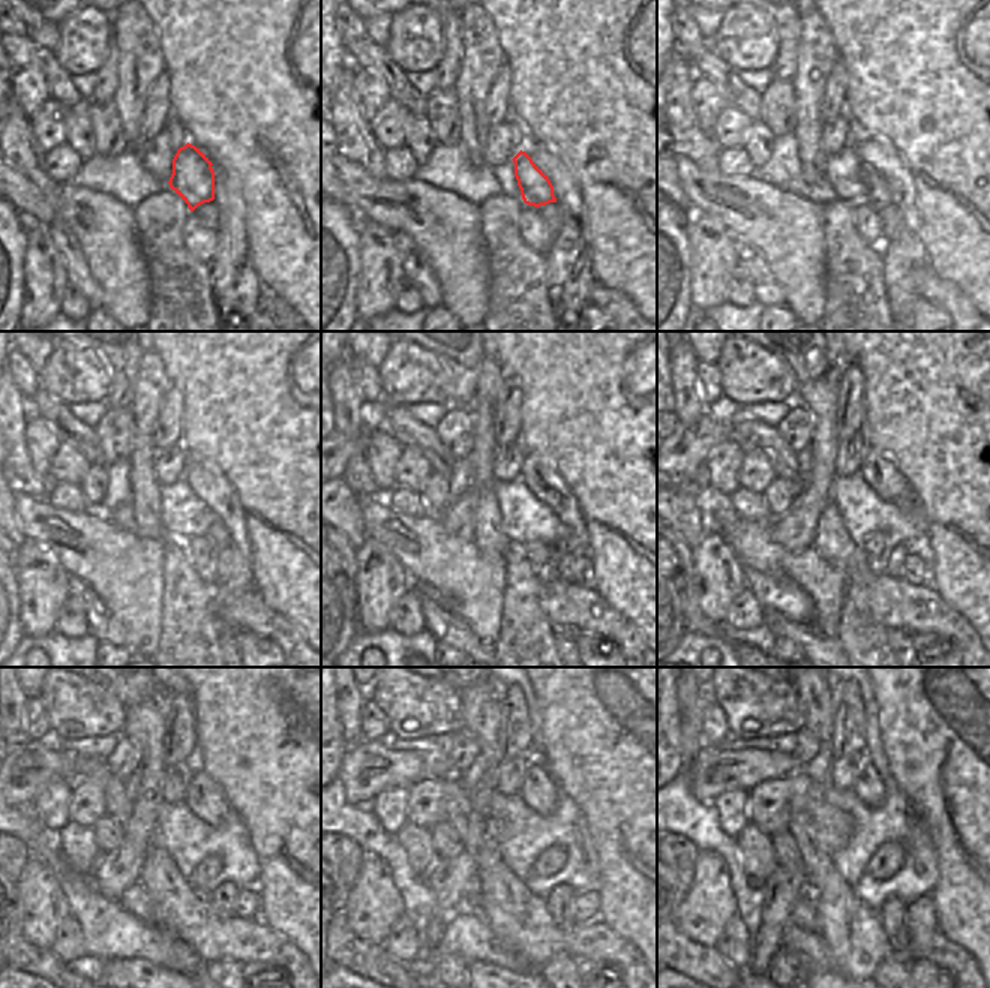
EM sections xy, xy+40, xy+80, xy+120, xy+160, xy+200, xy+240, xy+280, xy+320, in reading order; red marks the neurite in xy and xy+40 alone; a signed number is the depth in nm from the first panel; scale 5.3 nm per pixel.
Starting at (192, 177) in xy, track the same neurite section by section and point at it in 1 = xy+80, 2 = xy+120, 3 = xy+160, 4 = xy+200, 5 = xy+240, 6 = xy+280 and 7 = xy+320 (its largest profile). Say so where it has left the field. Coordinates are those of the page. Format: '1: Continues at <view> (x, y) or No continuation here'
1: Continues at xy+80 (879, 194)
2: Continues at xy+120 (218, 534)
3: Continues at xy+160 (560, 549)
4: Continues at xy+200 (896, 558)
5: Continues at xy+240 (222, 900)
6: Continues at xy+280 (558, 903)
7: Continues at xy+320 (894, 912).

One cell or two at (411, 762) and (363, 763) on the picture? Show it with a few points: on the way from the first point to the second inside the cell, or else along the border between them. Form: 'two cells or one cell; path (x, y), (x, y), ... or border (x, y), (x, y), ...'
one cell; path (399, 762), (384, 757), (375, 763)

